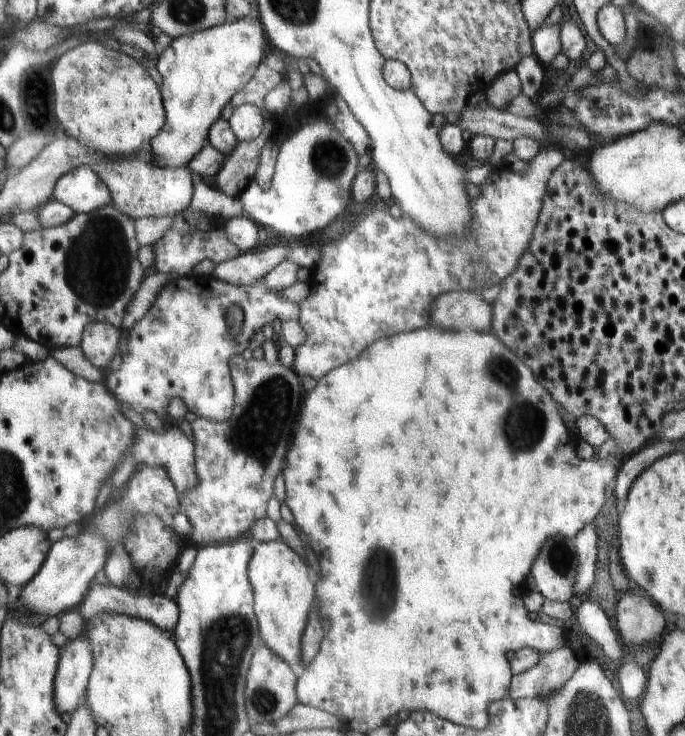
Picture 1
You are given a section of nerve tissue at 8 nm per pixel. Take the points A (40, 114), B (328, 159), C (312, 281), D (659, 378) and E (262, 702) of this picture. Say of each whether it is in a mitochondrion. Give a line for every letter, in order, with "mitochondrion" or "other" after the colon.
A: mitochondrion
B: mitochondrion
C: other
D: other
E: mitochondrion

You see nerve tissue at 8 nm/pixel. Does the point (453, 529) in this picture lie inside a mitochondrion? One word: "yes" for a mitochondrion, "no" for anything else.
no

